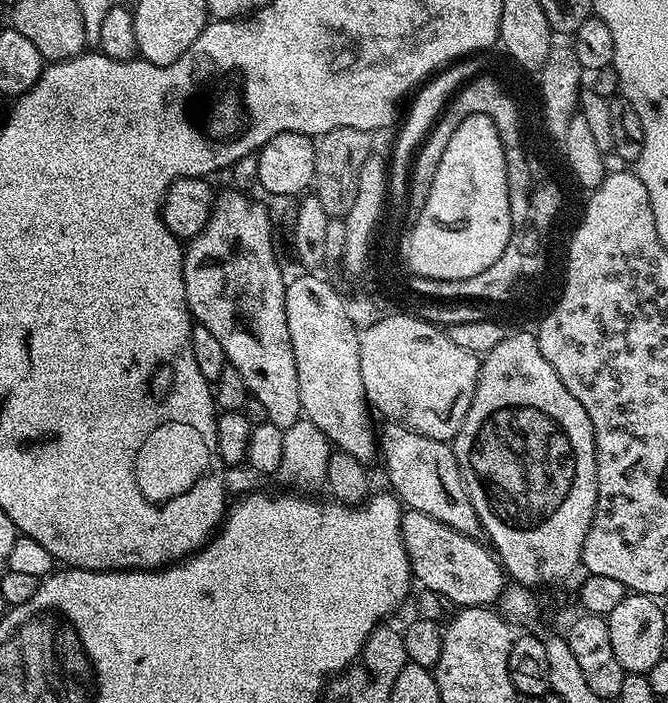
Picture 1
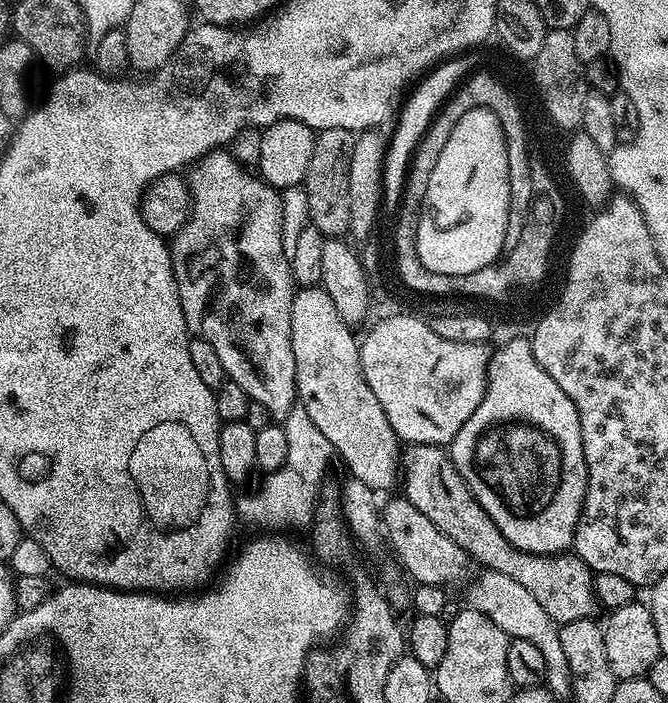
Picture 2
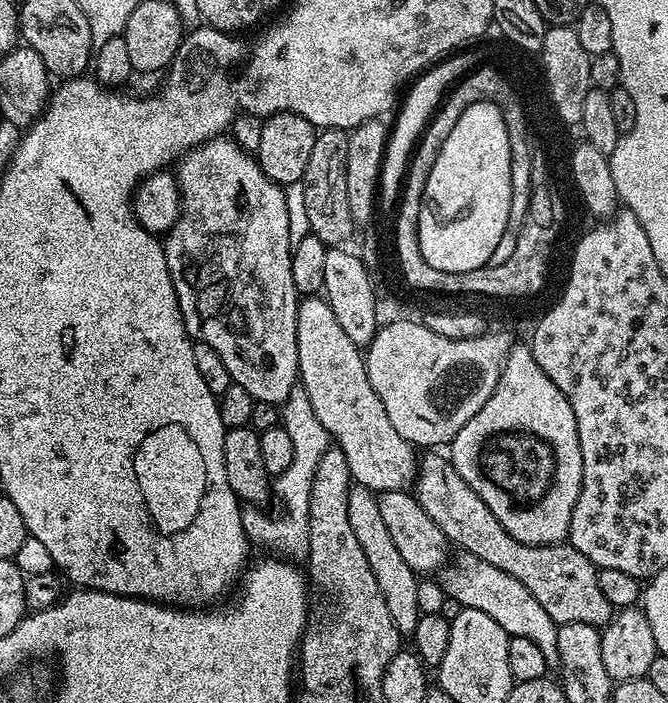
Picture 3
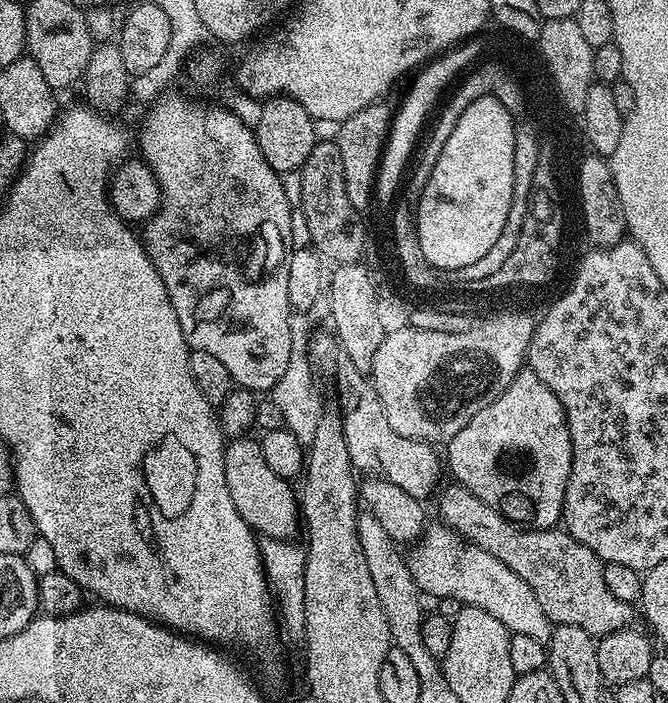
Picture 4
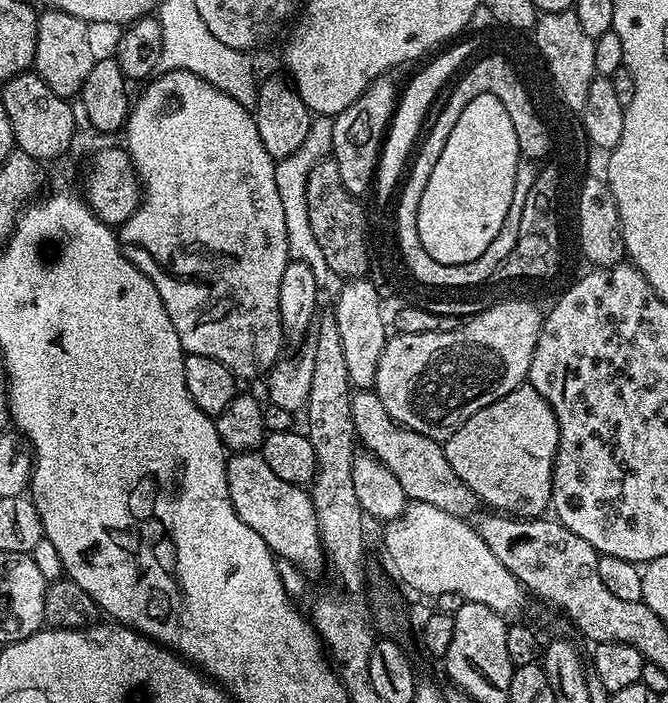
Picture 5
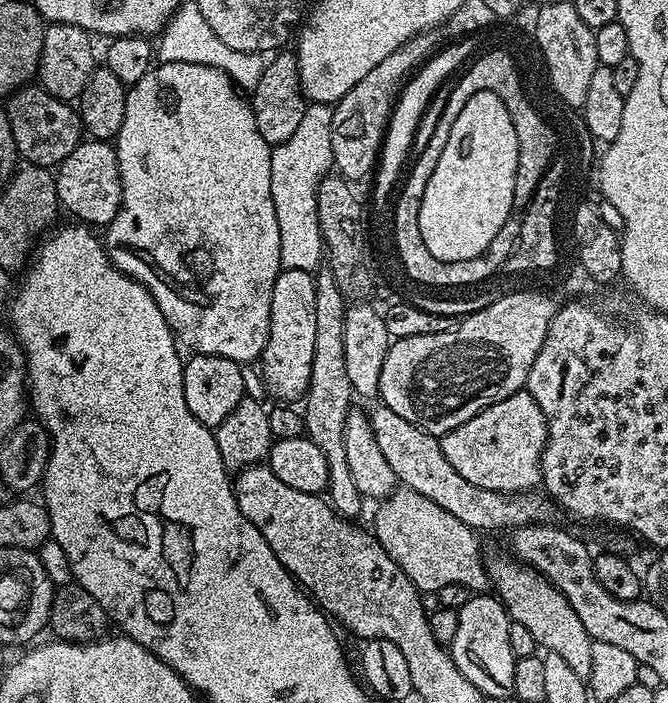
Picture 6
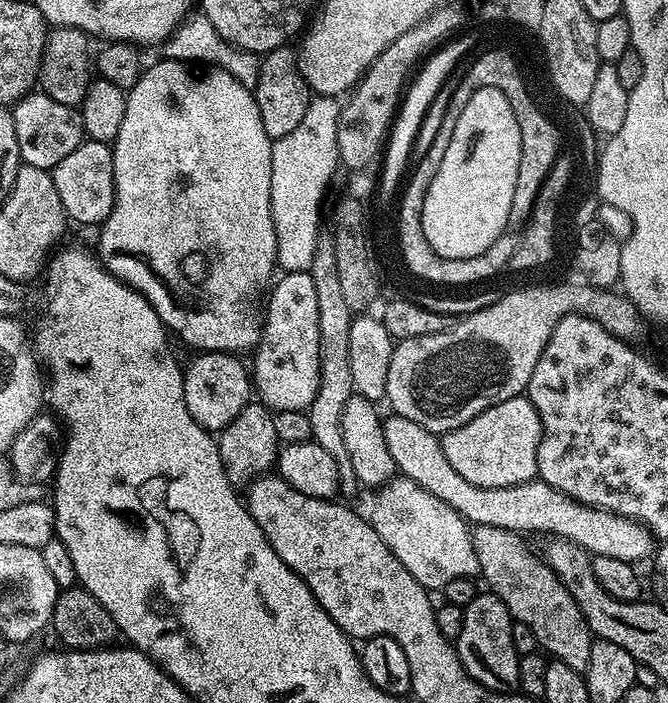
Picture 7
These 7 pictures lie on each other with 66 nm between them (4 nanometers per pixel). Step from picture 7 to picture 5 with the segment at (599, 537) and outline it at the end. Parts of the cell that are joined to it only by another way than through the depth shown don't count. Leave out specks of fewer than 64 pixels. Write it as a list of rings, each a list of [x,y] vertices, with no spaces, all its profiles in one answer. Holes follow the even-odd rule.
[[[360,390],[353,395],[352,421],[356,439],[363,451],[379,458],[382,466],[386,466],[386,470],[398,478],[409,501],[426,502],[455,516],[472,518],[477,515],[476,507],[481,507],[482,501],[476,497],[474,490],[470,490],[470,486],[466,486],[466,482],[462,482],[462,478],[458,478],[458,474],[454,474],[454,466],[446,462],[443,443],[426,434],[403,428],[398,421],[390,418],[376,391]]]

